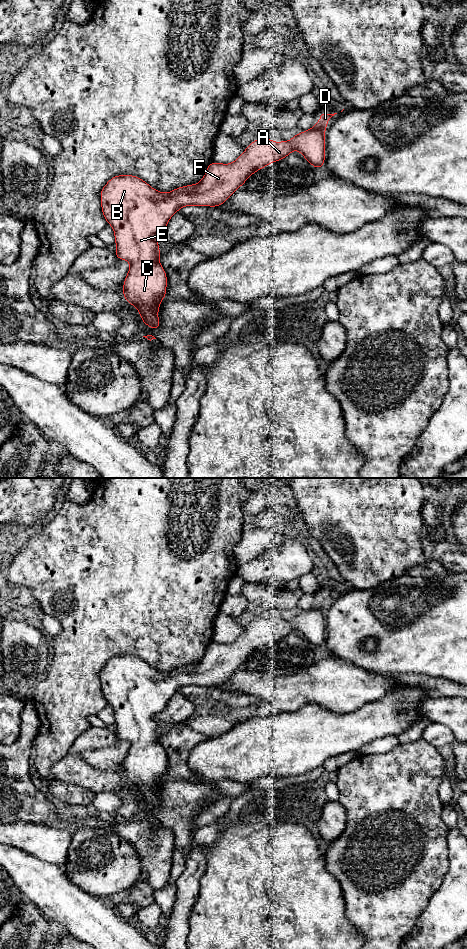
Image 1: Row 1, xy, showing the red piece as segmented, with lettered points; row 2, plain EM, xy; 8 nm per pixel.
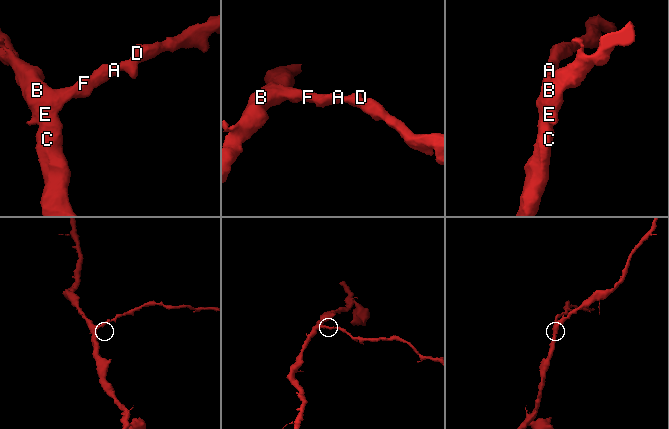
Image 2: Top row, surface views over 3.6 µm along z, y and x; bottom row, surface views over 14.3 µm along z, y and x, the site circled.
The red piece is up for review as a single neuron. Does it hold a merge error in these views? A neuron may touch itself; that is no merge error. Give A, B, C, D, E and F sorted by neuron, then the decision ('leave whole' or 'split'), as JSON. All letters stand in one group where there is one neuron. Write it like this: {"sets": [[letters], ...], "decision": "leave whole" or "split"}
{"sets": [["A", "B", "C", "D", "E", "F"]], "decision": "leave whole"}

